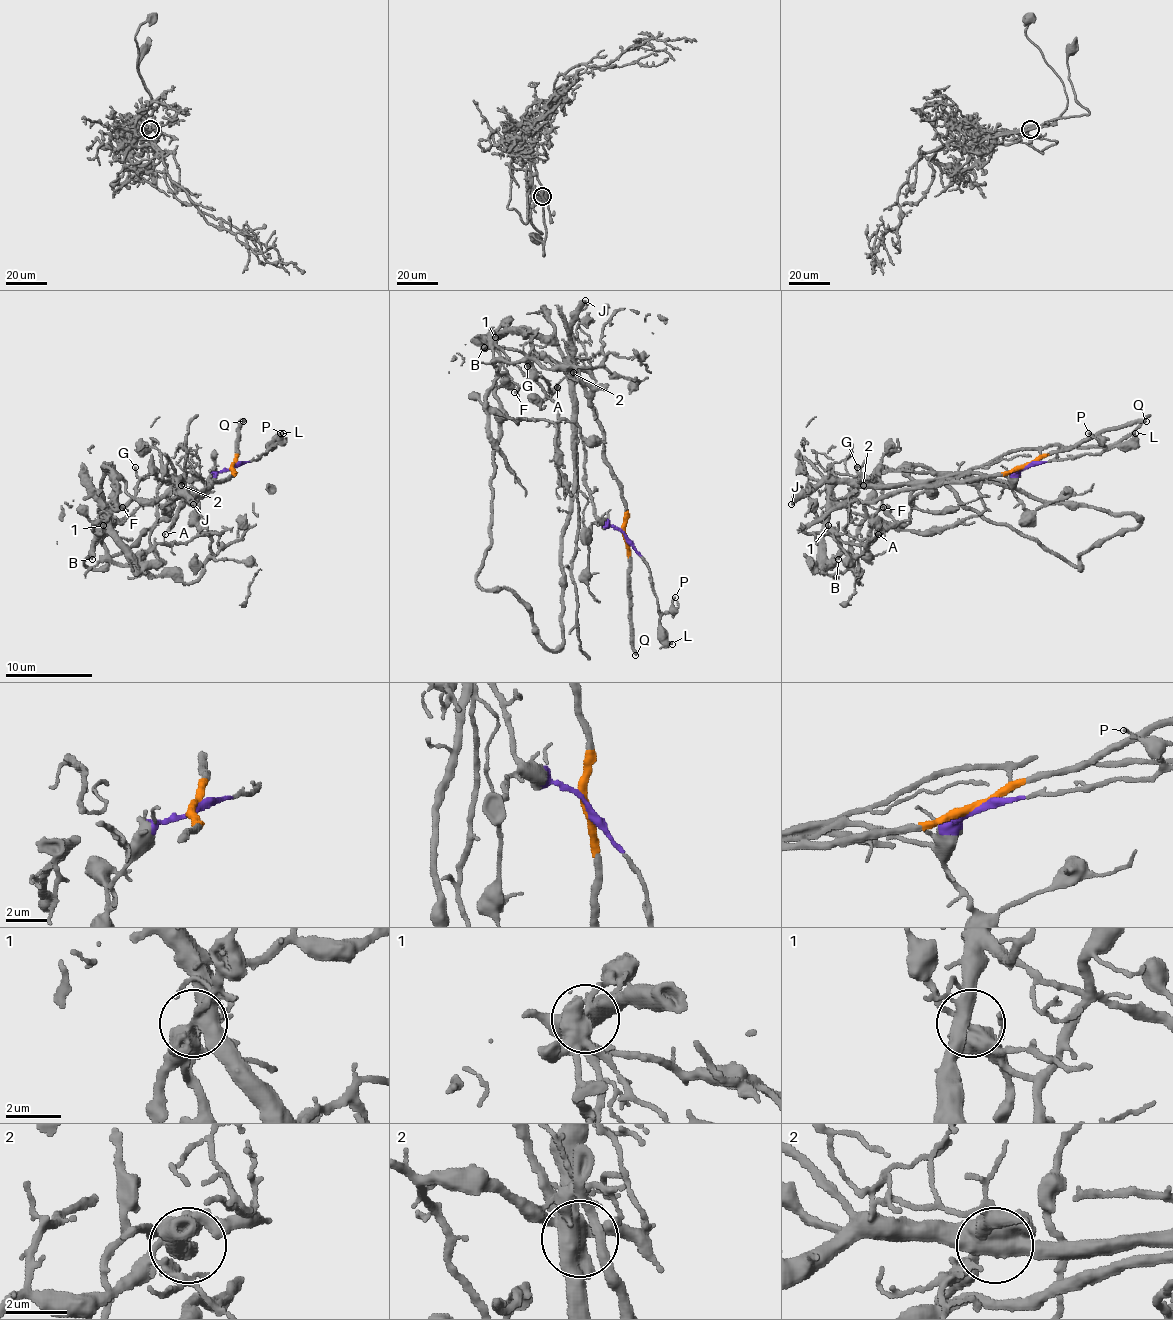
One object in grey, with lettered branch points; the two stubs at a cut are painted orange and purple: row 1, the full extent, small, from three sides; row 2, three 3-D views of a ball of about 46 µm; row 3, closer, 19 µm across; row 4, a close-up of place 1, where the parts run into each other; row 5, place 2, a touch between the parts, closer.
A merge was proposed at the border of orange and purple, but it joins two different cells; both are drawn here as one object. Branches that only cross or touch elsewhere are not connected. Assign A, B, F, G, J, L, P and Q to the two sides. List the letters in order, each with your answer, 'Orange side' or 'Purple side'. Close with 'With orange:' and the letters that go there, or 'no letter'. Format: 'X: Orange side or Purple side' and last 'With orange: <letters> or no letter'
A: Orange side
B: Orange side
F: Purple side
G: Orange side
J: Purple side
L: Purple side
P: Purple side
Q: Orange side
With orange: A, B, G, Q

